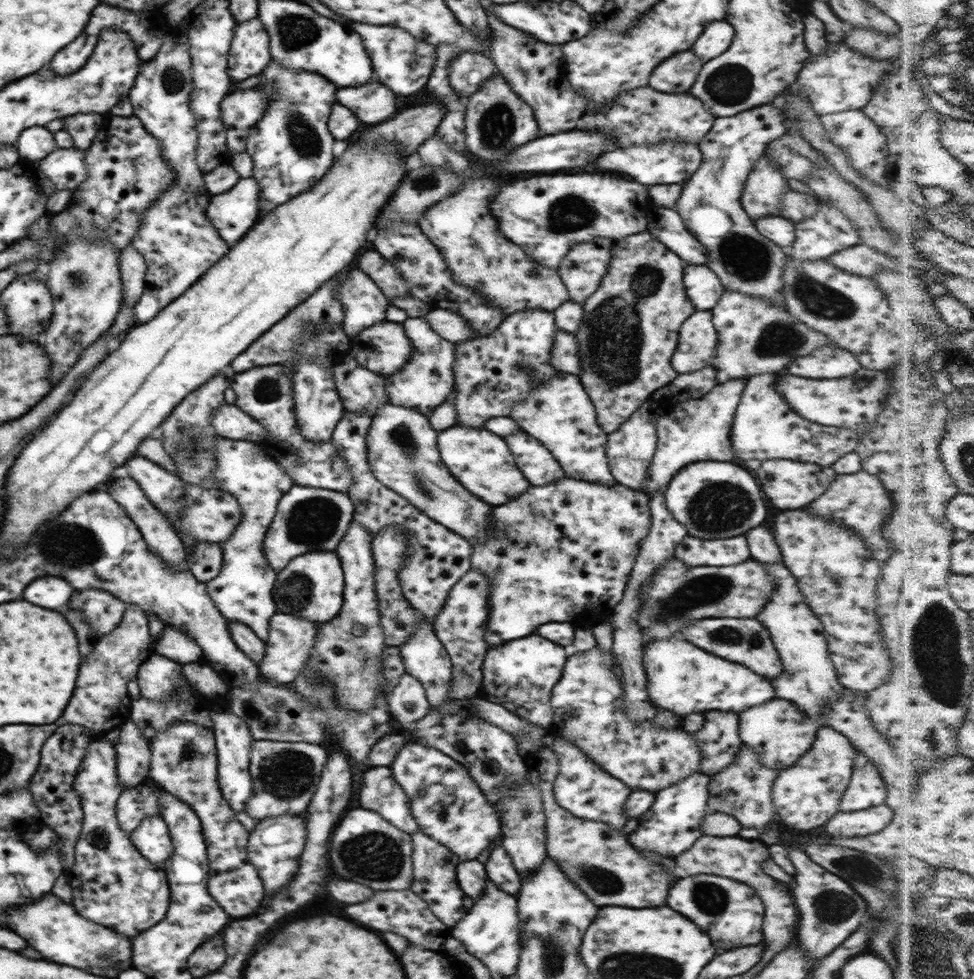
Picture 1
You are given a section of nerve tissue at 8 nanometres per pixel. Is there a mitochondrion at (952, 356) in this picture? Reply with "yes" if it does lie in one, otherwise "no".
no

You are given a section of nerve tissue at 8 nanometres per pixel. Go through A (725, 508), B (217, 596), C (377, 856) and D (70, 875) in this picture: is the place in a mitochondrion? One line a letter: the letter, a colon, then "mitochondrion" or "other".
A: mitochondrion
B: other
C: mitochondrion
D: other

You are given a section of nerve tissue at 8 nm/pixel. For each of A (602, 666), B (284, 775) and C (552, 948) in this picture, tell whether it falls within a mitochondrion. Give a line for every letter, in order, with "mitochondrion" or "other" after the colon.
A: mitochondrion
B: mitochondrion
C: mitochondrion

